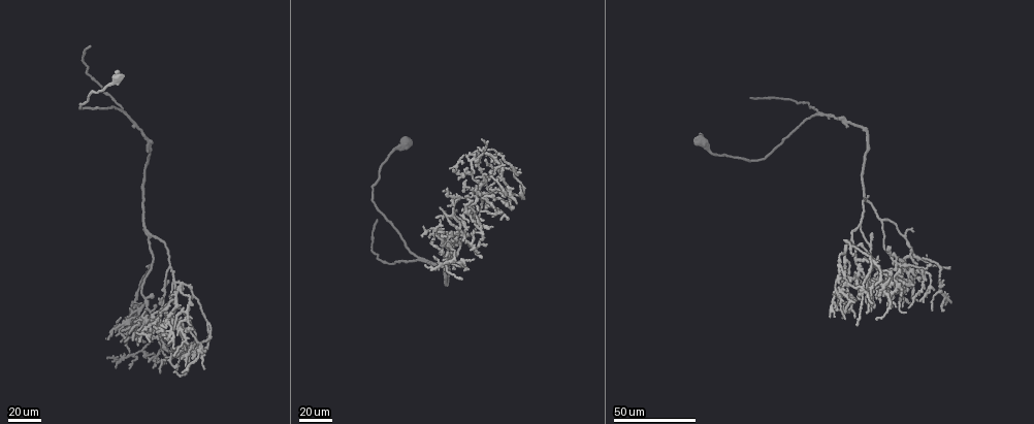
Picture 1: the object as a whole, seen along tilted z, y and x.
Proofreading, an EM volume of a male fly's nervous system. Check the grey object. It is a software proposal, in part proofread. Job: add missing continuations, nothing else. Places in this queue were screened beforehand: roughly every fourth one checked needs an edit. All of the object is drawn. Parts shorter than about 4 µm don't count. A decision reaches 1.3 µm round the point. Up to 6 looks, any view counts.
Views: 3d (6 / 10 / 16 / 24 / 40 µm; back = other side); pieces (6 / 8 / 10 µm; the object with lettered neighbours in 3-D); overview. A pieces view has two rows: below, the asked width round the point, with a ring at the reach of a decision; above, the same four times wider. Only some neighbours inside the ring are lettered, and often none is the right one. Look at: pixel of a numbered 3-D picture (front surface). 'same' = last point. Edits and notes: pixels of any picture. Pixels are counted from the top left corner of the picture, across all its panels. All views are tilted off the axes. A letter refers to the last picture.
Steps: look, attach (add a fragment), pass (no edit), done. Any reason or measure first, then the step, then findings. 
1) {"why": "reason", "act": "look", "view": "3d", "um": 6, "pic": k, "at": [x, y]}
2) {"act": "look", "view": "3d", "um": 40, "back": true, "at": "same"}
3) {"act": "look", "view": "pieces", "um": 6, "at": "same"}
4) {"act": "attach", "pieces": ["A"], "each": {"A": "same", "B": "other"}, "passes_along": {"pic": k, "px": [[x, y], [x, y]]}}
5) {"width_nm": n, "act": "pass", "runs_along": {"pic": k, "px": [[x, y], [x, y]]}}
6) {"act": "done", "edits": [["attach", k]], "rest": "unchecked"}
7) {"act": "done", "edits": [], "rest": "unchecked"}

{"why": "end of a long branch", "act": "look", "view": "3d", "um": 24, "pic": 1, "at": [750, 97]}

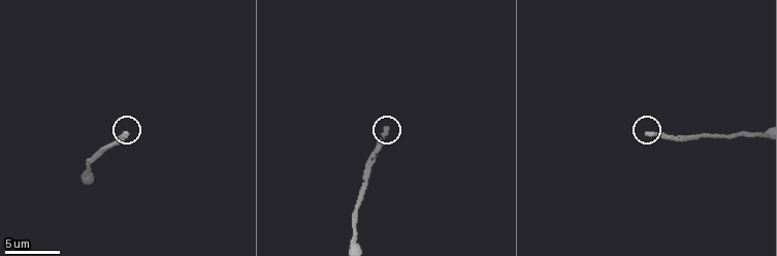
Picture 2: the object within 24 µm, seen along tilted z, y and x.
{"act": "look", "view": "pieces", "um": 8, "pic": 2, "at": [384, 130]}

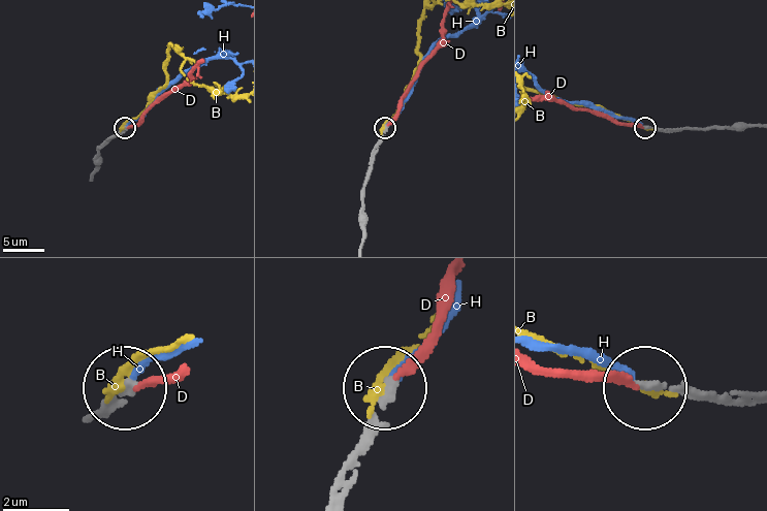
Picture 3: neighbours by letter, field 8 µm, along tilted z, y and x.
{"act": "pass", "each": {"B": "other", "D": "other", "H": "other"}, "runs_along": {"pic": 3, "px": [[362, 241], [361, 192], [385, 128]]}, "found": "no lettered fragment goes on from it"}

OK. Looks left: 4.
{"why": "tapers out", "act": "look", "view": "3d", "um": 24, "pic": 1, "at": [501, 193]}

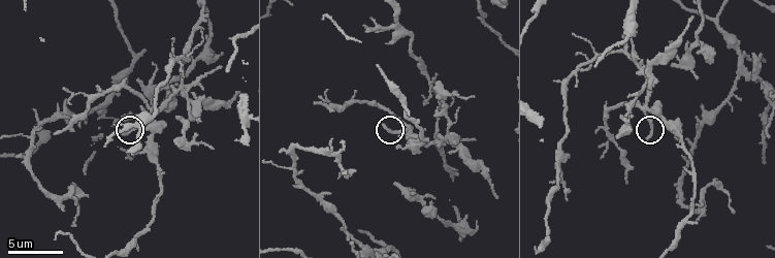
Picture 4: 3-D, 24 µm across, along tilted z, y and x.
{"why": "what lies round it", "act": "look", "view": "pieces", "um": 10, "pic": 4, "at": [125, 135]}

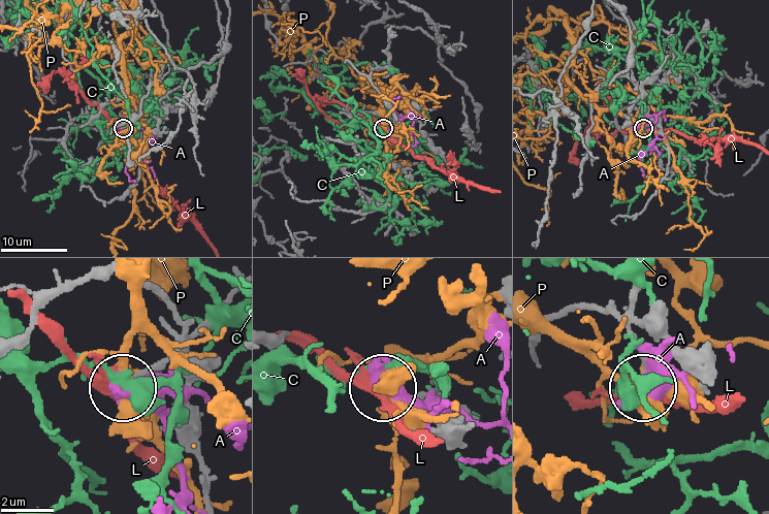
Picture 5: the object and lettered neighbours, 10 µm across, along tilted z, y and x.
{"width_nm": 180, "act": "pass", "each": {"A": "other", "C": "other", "L": "other", "P": "other"}, "found": "none of them fits"}

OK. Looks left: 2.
{"why": "an open end", "act": "look", "view": "pieces", "um": 8, "pic": 4, "at": [57, 130]}

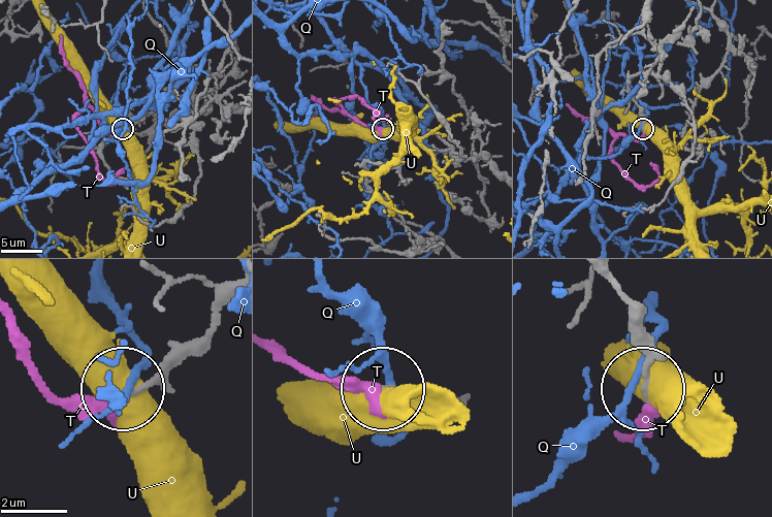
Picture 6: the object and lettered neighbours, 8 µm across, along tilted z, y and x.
{"act": "pass", "each": {"Q": "other", "T": "other", "U": "other"}, "runs_along": {"pic": 6, "px": [[616, 283], [632, 311], [643, 386]]}, "found": "none of them fits"}

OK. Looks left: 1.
{"act": "done", "edits": [], "rest": "unchecked"}

